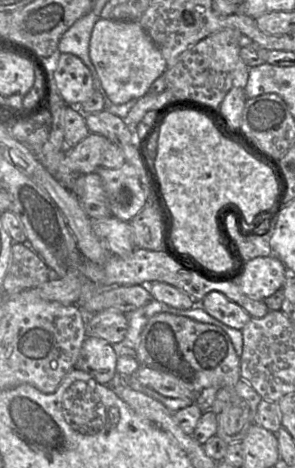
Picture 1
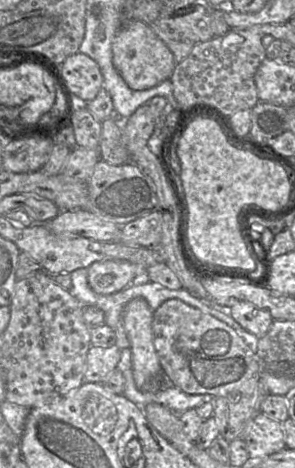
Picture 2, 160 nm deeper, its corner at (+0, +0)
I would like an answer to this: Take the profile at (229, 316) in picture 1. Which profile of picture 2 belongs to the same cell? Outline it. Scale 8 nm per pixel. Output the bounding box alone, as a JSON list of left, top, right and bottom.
[228,302,274,339]

